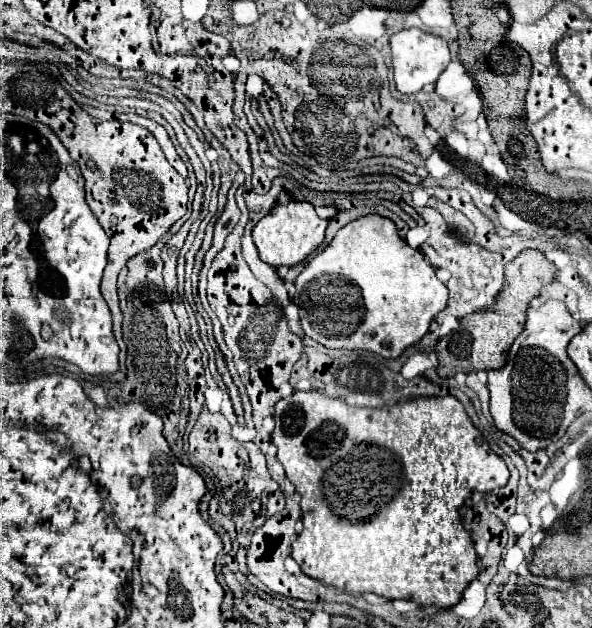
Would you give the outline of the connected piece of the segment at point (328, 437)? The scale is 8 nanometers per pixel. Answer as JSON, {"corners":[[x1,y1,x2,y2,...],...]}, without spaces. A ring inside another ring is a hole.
{"corners":[[295,390,291,396,287,396,287,398,283,398,275,404,273,420,275,420,275,430,273,430,271,440,277,446,277,460,283,464,287,478,291,480,297,494,301,496,303,532,291,544,291,558,299,564,299,568,305,576,321,580,323,584,335,586,335,588,345,590,349,594,373,592,373,594,379,594,387,600,403,598,403,600,411,600,419,606,439,606,443,610,455,606,461,600,463,590,469,586,471,580,477,578,479,568,477,568,477,554,475,554,475,548,473,548,471,533,463,526,462,518,459,516,459,508,465,505,465,500,471,496,471,492,487,494,487,492,493,492,495,488,505,486,507,480,509,480,509,470,507,470,507,464,489,448,489,444,483,442,483,436,473,426,473,422,467,416,463,404,455,396,415,398,415,400,403,402,403,404,393,404,391,410,389,410,389,406,383,406,383,408,355,408,355,406,347,406,339,398,329,398,319,390,309,390,309,392],[327,472,333,476,333,480,323,490,325,494,321,496,321,480,325,478]]}

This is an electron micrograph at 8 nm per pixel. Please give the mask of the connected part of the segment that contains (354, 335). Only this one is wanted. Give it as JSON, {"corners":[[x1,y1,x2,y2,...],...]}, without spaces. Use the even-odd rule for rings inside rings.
{"corners":[[375,214,361,216,361,218,353,220,351,224,347,224,345,228,341,228,341,230,335,234,335,238,331,240,331,244,329,244,327,248,323,248,323,250,305,266,305,270,297,276,295,288,297,288,297,306,299,306,299,312,301,312,301,328,303,328,303,332,305,332,309,338,313,338,315,342,319,342,319,344,325,346,325,348,335,348,335,350,369,350,369,352,375,352,375,354,379,354,379,356,383,356,383,358,399,358,407,346,417,344,417,342,429,332,429,324,431,324,433,316,435,316,437,312,441,312,441,310,447,306,447,296,449,296,447,286,437,280,433,266,429,266,429,264,425,262,423,254,421,254,419,250,413,250,405,240,399,238,397,228,395,228,395,224,393,224,389,218,375,216]]}

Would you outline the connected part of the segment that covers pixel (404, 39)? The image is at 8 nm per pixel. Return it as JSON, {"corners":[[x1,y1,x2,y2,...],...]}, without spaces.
{"corners":[[407,28,391,36,391,58,393,58,393,78,395,86,403,94,417,94,423,86,435,84,439,74,449,64,449,46,443,38,427,34,419,28]]}

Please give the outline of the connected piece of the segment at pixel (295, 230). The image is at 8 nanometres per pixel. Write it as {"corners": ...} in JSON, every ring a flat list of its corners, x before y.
{"corners":[[291,200,289,204,277,204,265,218,257,222,257,226,253,228,253,240,263,262,271,264,273,268,279,266,291,268,303,262,311,252,319,248,325,236,325,228,327,228,327,220,321,220,309,202]]}

